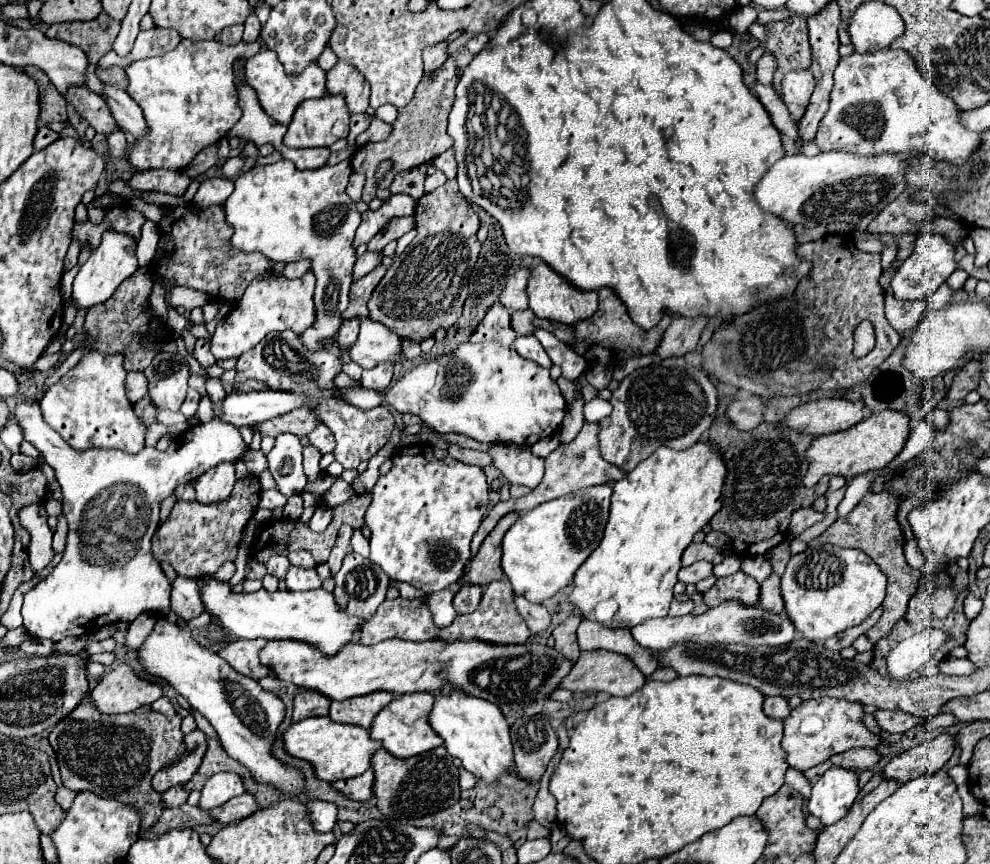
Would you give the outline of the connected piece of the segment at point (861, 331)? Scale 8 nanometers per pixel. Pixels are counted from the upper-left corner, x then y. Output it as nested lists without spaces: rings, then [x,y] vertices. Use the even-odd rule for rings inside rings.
[[[864,320],[855,330],[855,346],[853,354],[861,358],[868,354],[875,346],[874,328],[868,320]]]

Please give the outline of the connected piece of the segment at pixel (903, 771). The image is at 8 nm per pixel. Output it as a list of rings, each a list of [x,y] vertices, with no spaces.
[[[943,732],[937,738],[917,744],[911,750],[891,758],[891,762],[883,768],[883,776],[909,782],[911,778],[917,778],[921,774],[933,774],[935,770],[941,770],[947,764],[955,748],[957,734]]]

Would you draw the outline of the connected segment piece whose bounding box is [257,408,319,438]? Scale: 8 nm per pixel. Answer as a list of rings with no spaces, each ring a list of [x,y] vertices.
[[[297,408],[297,410],[287,412],[285,416],[257,424],[257,428],[261,430],[263,436],[273,436],[273,438],[281,432],[293,432],[293,434],[305,438],[307,432],[311,432],[311,428],[317,428],[317,426],[319,426],[319,420],[315,420],[315,416],[311,416],[311,412],[307,412],[307,408]]]

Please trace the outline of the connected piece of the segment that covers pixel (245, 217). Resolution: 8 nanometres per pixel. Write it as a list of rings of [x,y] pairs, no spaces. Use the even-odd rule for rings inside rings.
[[[279,160],[279,162],[267,164],[267,166],[255,166],[255,168],[251,168],[251,170],[247,170],[247,172],[243,172],[243,174],[237,176],[237,180],[235,180],[235,190],[233,190],[233,194],[231,194],[231,196],[225,200],[225,204],[223,204],[225,222],[233,228],[231,244],[233,244],[237,250],[243,250],[243,252],[261,252],[263,256],[267,256],[267,258],[273,260],[273,262],[295,262],[295,260],[301,260],[301,258],[311,258],[311,262],[313,262],[313,274],[315,274],[315,278],[317,278],[317,286],[315,286],[315,324],[313,324],[311,328],[307,328],[307,330],[301,334],[303,346],[309,348],[311,352],[323,350],[323,348],[325,348],[325,342],[327,342],[327,340],[333,340],[333,338],[337,336],[337,332],[339,332],[339,328],[341,328],[341,324],[343,324],[341,314],[345,312],[345,308],[347,308],[347,304],[349,304],[349,286],[351,286],[351,282],[353,282],[351,272],[353,272],[353,264],[355,264],[355,260],[357,260],[357,258],[355,258],[355,248],[351,246],[351,242],[353,242],[355,230],[357,230],[357,226],[359,226],[359,222],[361,222],[361,214],[357,212],[355,202],[345,194],[345,186],[347,186],[349,176],[351,176],[351,168],[347,166],[349,160],[343,160],[341,164],[323,166],[323,168],[319,168],[319,170],[297,170],[295,164],[291,164],[289,160]],[[333,210],[339,210],[339,214],[333,216]]]

